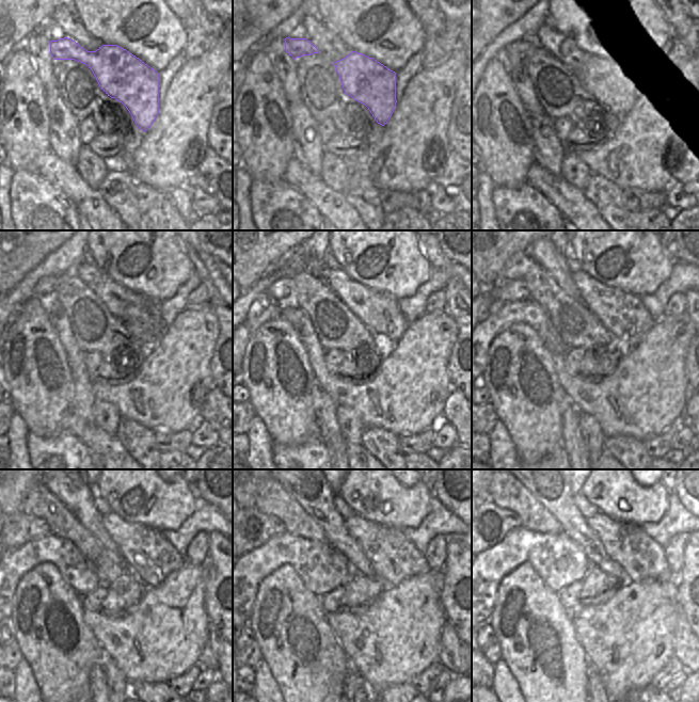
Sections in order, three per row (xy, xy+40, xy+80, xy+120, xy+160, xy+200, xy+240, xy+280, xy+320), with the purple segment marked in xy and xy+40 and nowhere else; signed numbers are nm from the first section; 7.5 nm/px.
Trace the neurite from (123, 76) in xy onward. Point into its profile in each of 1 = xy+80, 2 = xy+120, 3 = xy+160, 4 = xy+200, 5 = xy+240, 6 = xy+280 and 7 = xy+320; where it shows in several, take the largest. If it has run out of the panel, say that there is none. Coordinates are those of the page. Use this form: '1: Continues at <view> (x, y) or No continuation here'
1: Continues at xy+80 (612, 82)
2: Continues at xy+120 (144, 339)
3: Continues at xy+160 (282, 288)
4: Continues at xy+200 (504, 291)
5: Continues at xy+240 (18, 529)
6: Continues at xy+280 (254, 528)
7: Continues at xy+320 (493, 524).

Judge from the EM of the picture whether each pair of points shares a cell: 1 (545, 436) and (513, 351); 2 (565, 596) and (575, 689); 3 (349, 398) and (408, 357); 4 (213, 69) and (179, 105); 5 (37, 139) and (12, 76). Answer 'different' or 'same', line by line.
1: same
2: different
3: same
4: same
5: same

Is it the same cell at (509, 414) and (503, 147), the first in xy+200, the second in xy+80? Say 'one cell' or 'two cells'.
one cell

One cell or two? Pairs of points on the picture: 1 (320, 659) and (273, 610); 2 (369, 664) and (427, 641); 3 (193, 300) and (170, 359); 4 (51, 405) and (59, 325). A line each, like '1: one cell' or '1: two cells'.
1: one cell
2: one cell
3: two cells
4: two cells

